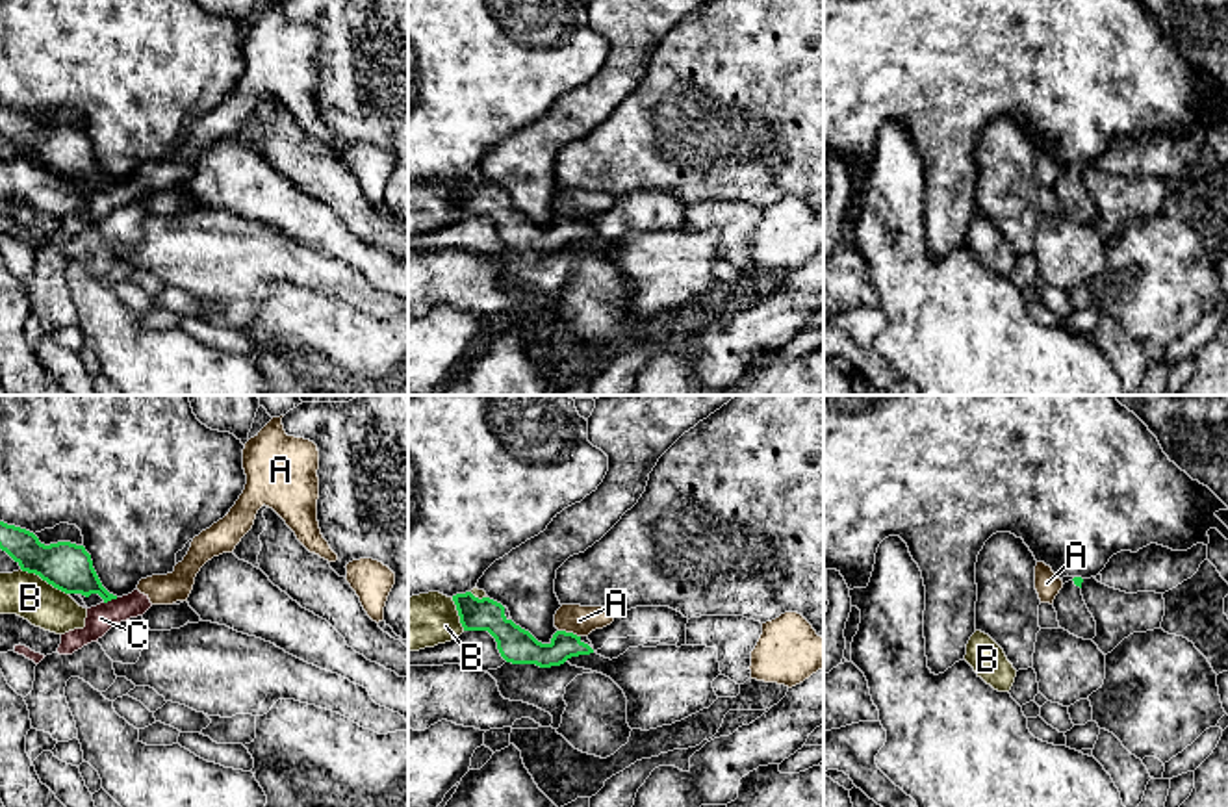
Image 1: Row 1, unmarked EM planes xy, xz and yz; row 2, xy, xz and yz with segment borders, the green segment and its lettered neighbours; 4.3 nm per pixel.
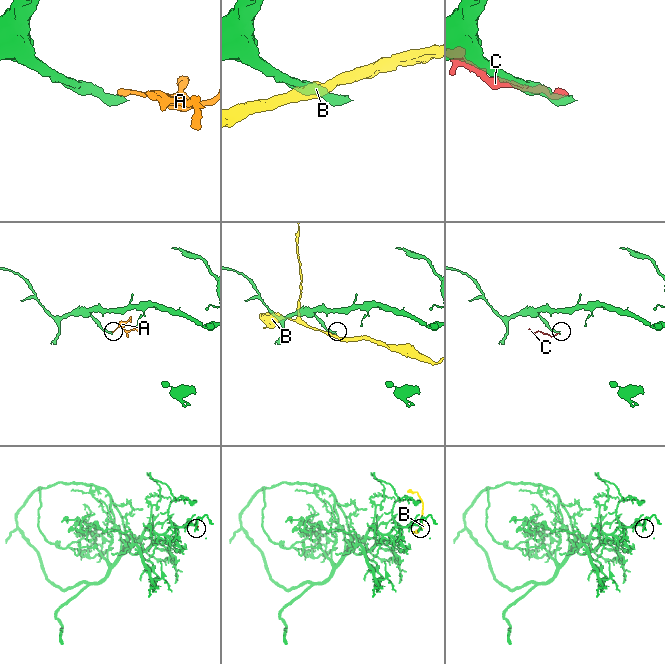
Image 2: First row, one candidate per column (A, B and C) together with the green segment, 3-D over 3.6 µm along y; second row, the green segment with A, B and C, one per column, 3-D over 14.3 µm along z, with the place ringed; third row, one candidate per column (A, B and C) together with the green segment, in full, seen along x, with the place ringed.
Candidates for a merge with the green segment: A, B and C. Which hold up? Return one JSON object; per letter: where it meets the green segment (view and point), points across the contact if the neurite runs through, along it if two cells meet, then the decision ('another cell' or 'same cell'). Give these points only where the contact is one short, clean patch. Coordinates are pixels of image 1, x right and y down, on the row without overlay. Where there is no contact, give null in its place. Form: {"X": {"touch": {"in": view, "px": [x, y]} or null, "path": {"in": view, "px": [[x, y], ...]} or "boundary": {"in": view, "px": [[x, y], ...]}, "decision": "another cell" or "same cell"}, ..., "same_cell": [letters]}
{"A": {"touch": {"in": "xz", "px": [570, 217]}, "boundary": {"in": "xz", "px": [[559, 214], [579, 221]]}, "decision": "another cell"}, "B": {"touch": {"in": "xy", "px": [45, 164]}, "boundary": {"in": "xy", "px": [[21, 153], [38, 158], [67, 179]]}, "decision": "another cell"}, "C": {"touch": {"in": "xy", "px": [110, 184]}, "boundary": {"in": "xy", "px": [[117, 182], [104, 188]]}, "decision": "another cell"}, "same_cell": []}

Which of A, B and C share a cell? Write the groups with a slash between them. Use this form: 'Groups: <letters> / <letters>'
Groups: A C / B

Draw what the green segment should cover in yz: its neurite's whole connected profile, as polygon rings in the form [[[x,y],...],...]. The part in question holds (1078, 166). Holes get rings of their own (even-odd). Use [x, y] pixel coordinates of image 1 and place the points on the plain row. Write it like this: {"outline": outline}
{"outline": [[[1081,161],[1065,167],[1052,189],[1061,213],[1078,223],[1093,224],[1096,221],[1096,206],[1083,186],[1081,167]]]}

